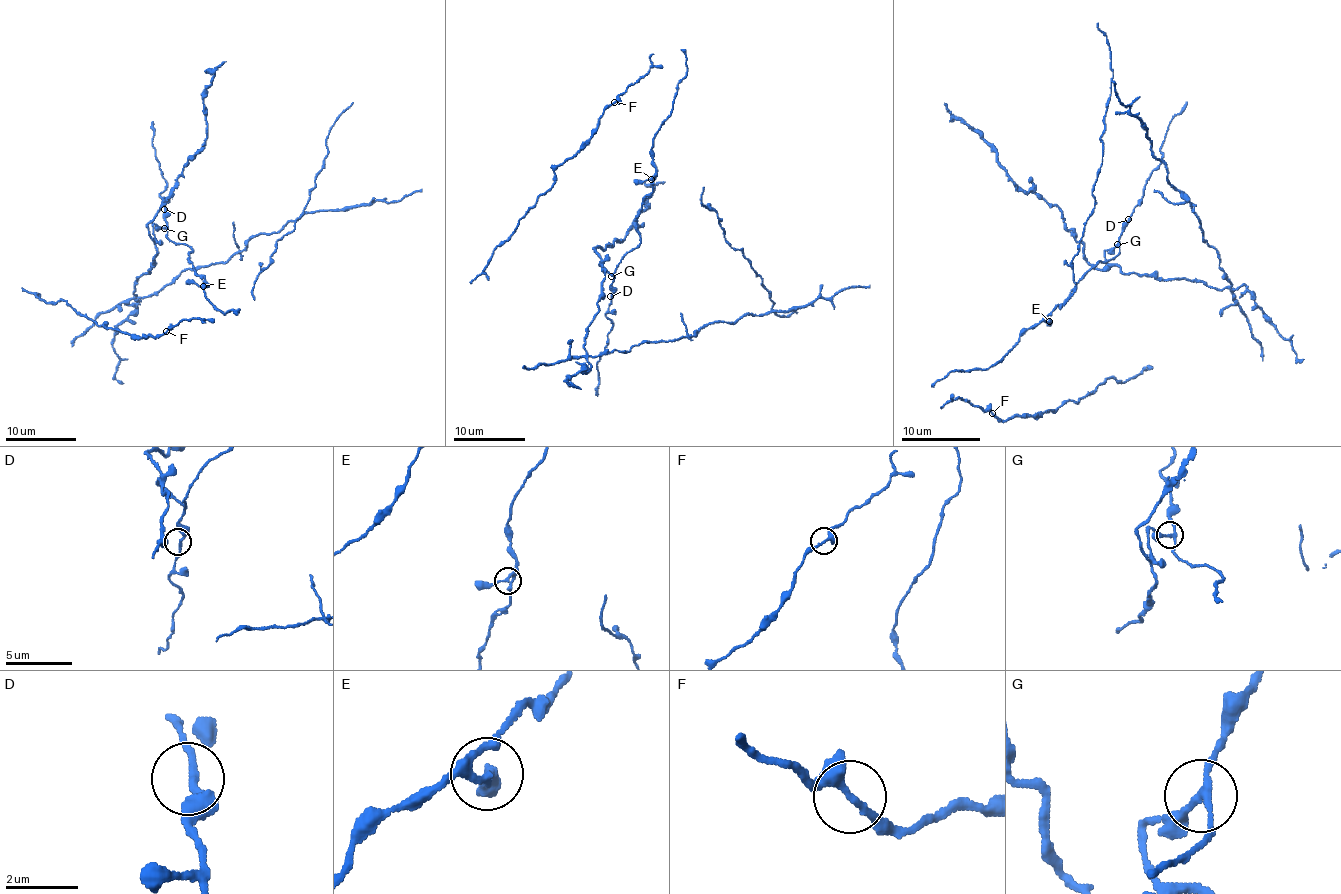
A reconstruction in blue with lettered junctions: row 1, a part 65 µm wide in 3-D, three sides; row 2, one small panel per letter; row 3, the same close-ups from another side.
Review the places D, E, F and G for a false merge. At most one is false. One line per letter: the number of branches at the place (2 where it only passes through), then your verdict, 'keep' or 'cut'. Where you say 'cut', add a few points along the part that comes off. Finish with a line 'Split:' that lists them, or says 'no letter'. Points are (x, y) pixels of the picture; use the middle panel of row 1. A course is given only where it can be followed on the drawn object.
D: 2 | keep
E: 3 | keep
F: 3 | keep
G: 3 | cut | (611, 275), (600, 262), (597, 314), (583, 346), (589, 356), (691, 336), (714, 322), (788, 312), (870, 285)
Split: G

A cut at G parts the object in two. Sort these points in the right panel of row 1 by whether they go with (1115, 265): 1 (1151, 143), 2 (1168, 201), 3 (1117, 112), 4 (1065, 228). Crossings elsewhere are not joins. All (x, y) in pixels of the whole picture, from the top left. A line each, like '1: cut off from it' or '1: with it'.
1: with it
2: with it
3: with it
4: with it

